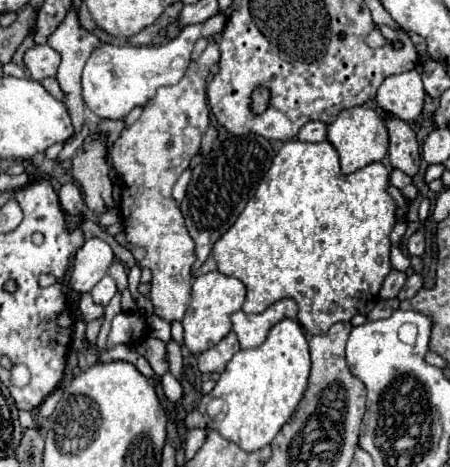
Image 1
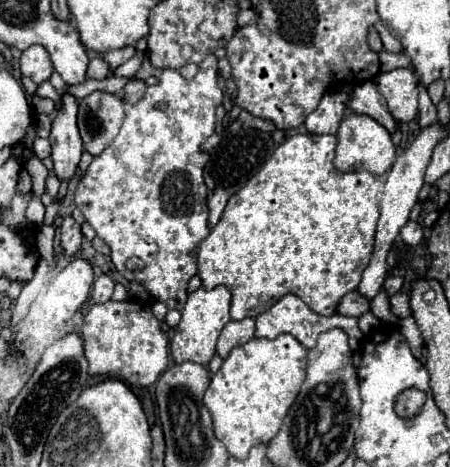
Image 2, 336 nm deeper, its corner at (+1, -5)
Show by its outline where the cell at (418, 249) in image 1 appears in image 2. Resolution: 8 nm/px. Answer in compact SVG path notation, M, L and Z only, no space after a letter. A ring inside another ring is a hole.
M409 221L409 223L403 227L403 231L401 231L401 239L403 239L407 245L415 247L415 245L423 239L423 229L421 229L421 225L415 223L415 221Z

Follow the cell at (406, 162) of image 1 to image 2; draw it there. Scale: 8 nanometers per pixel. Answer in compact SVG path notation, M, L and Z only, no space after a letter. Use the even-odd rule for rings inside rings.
M367 81L367 83L363 83L363 85L359 85L359 87L353 89L349 107L351 107L355 113L373 117L373 119L375 119L377 123L381 123L389 133L395 133L397 121L395 121L393 115L389 113L387 101L385 101L383 95L375 89L375 83L373 83L373 81Z

